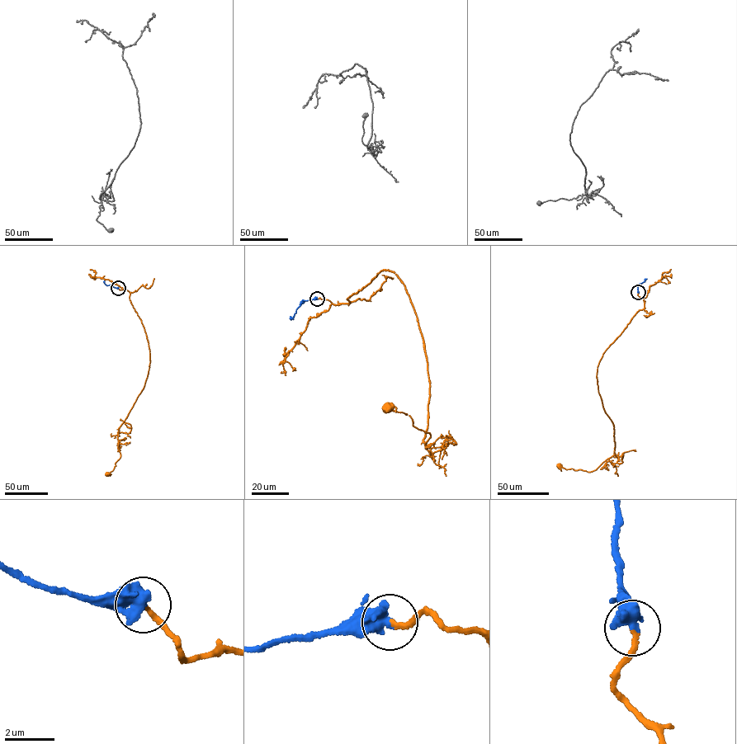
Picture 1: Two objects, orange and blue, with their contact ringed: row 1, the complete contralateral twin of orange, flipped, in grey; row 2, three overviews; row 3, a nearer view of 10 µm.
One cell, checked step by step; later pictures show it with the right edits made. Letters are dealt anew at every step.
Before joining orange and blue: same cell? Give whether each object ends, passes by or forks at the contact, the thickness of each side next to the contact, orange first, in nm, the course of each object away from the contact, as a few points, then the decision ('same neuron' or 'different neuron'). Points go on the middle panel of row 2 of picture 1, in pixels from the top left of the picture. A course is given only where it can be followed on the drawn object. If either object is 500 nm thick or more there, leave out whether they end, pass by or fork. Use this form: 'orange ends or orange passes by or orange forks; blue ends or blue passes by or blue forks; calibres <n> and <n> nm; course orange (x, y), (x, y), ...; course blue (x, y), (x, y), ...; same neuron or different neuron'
calibres 200 and 700 nm; course orange (317, 299), (348, 303), (384, 270), (405, 288), (424, 342), (427, 447), (431, 434), (387, 407); course blue (317, 299), (303, 299), (291, 318); same neuron

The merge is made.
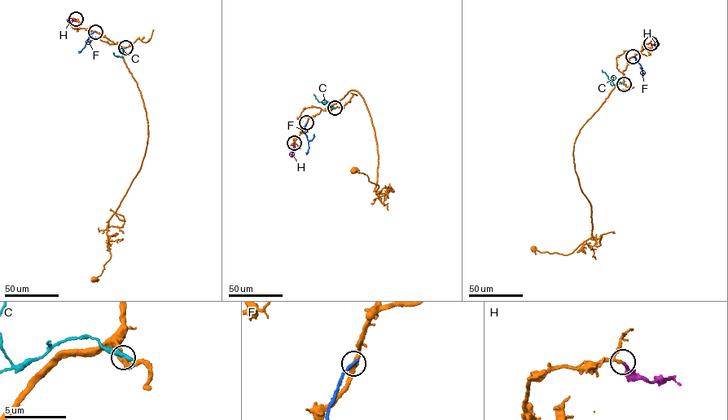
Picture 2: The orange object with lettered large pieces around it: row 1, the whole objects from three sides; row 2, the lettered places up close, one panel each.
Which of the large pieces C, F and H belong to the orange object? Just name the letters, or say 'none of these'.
H

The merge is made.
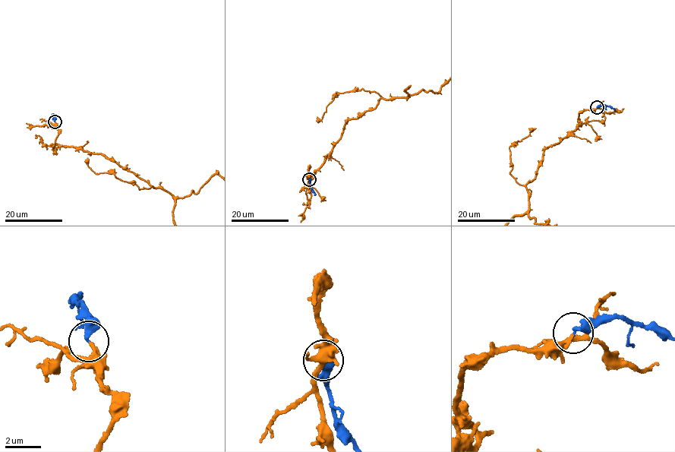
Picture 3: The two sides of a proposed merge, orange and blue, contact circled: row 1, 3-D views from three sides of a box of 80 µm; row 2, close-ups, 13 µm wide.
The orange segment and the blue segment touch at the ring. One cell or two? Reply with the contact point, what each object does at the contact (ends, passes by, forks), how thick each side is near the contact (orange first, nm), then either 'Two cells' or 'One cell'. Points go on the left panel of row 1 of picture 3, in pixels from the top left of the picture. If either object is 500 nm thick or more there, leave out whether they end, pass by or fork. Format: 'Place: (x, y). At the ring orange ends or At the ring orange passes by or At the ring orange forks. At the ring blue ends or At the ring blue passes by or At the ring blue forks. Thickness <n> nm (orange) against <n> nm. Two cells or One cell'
Place: (55, 121). At the ring orange ends. At the ring blue ends. Thickness 200 nm (orange) against 320 nm. One cell

